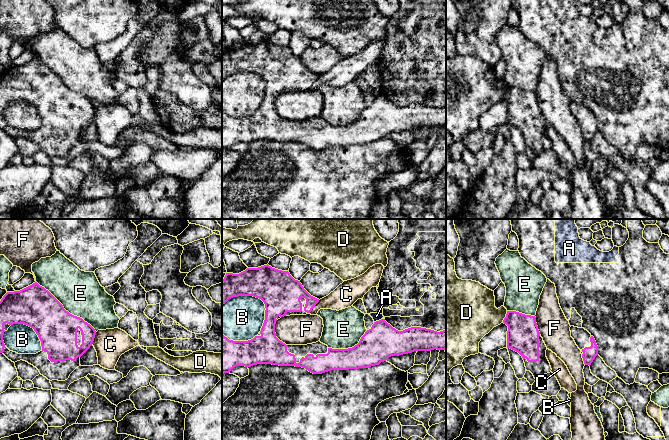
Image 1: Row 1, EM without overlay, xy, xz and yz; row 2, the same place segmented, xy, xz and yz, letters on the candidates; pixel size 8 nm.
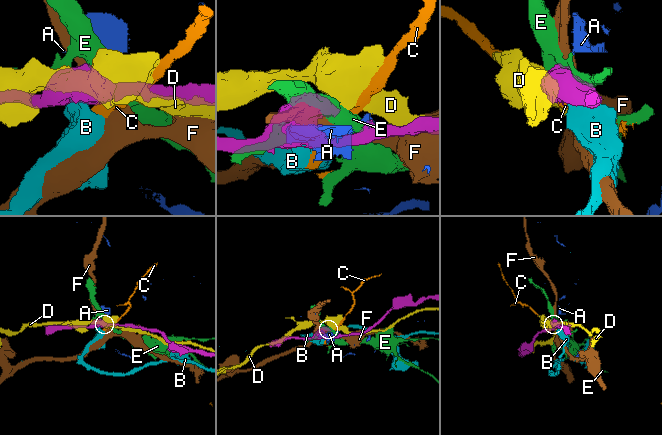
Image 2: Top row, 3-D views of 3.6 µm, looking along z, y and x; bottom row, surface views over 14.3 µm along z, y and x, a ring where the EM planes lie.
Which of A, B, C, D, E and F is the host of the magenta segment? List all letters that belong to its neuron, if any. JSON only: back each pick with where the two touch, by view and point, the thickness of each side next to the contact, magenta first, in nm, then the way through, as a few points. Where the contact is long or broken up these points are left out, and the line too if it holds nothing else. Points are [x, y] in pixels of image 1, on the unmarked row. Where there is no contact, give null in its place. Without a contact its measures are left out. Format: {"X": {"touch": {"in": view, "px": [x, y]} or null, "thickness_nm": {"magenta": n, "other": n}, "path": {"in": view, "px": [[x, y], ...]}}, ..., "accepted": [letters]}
{"accepted": []}

